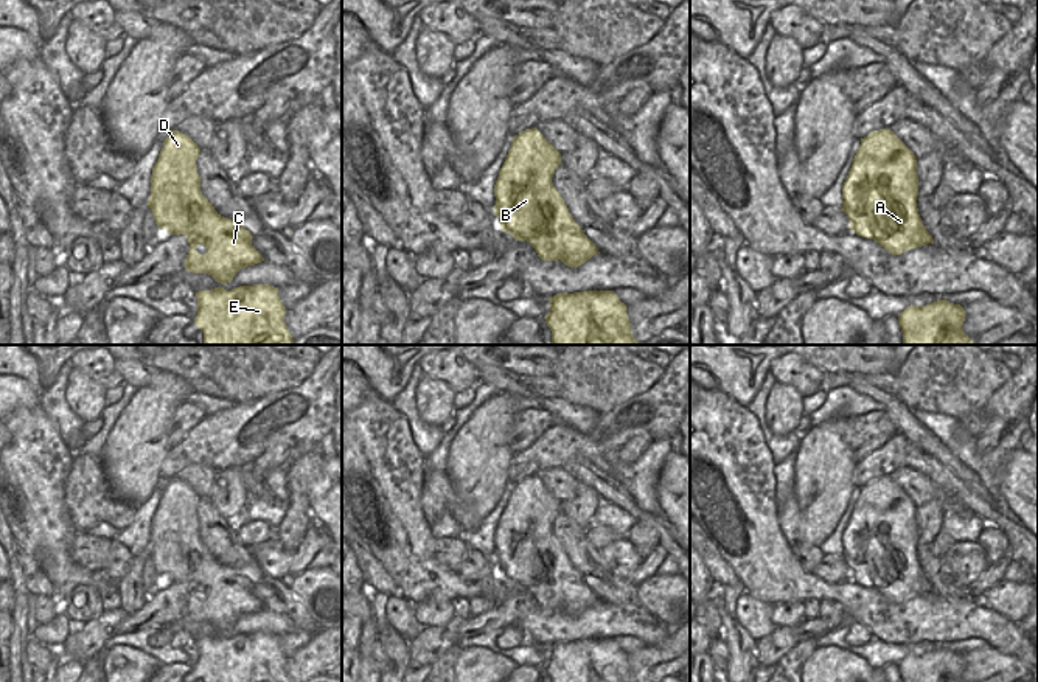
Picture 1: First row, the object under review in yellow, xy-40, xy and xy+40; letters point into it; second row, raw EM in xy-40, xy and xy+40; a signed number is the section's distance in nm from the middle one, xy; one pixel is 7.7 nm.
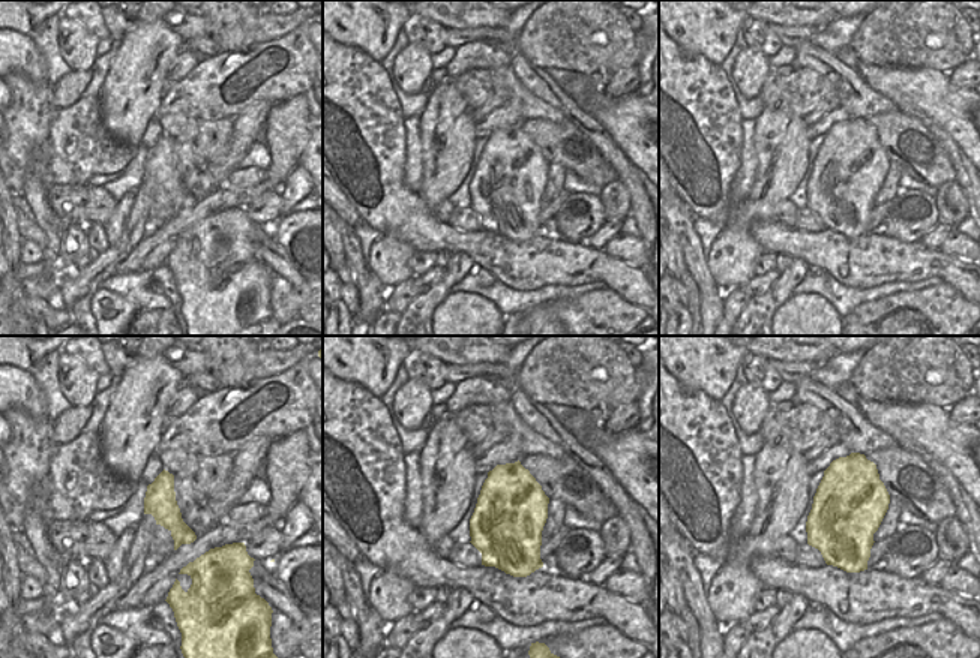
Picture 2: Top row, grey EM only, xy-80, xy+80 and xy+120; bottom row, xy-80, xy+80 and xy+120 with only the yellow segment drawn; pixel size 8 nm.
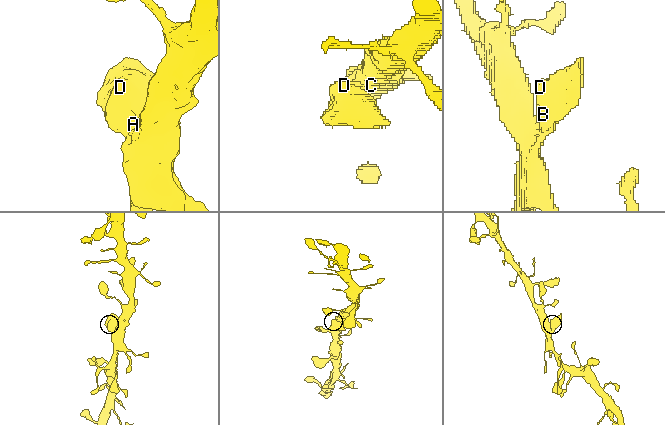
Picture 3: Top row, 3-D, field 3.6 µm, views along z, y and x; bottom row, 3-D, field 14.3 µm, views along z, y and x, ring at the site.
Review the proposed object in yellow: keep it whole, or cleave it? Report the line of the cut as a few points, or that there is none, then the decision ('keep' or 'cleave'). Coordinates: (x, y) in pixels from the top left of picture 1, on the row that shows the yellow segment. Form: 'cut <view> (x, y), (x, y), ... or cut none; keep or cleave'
cut none; keep

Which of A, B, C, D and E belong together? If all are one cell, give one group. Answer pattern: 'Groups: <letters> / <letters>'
Groups: A B C D E.

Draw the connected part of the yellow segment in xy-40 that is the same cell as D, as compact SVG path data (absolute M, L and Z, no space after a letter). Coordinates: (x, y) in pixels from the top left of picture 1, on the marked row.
M179 130L169 132L152 168L148 207L158 228L188 238L190 252L185 258L185 269L193 273L208 273L224 286L242 267L255 266L264 258L252 245L252 233L238 221L221 216L202 194L196 165L199 152L200 148L188 135Z

